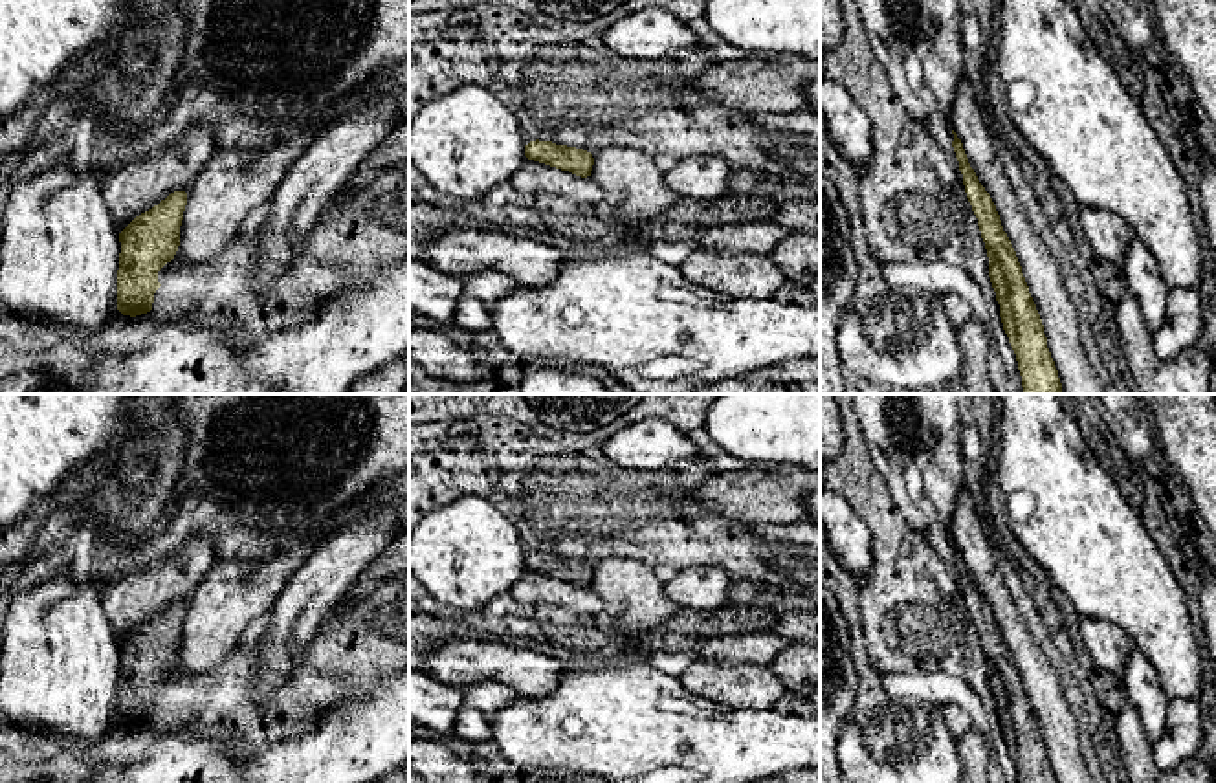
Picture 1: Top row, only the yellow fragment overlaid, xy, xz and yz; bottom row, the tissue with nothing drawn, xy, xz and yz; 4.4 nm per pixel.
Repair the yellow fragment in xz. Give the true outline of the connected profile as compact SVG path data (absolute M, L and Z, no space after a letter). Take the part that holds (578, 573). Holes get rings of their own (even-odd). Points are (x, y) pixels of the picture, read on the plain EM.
M530 552L525 556L525 567L528 570L569 581L576 587L591 587L594 568L591 563L576 557L556 556L552 552Z

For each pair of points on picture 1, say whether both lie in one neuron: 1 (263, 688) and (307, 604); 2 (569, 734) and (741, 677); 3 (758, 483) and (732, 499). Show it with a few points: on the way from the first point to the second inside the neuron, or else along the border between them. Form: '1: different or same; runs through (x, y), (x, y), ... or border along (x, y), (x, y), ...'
1: same; runs through (274, 668), (283, 633), (290, 624)
2: different; border along (686, 690), (732, 708)
3: same; runs through (752, 488), (745, 496), (738, 496)

